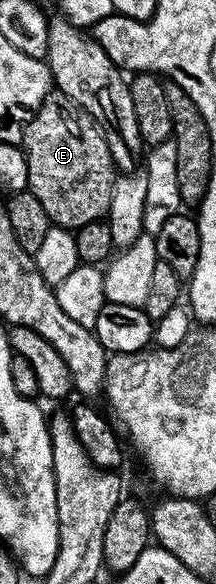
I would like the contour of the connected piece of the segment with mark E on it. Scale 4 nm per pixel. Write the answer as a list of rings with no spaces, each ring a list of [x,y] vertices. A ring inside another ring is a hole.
[[[57,91],[51,92],[34,113],[33,119],[23,126],[20,149],[24,154],[27,190],[43,204],[44,213],[48,215],[51,224],[76,231],[88,223],[103,220],[109,214],[116,166],[98,124],[74,101]]]

